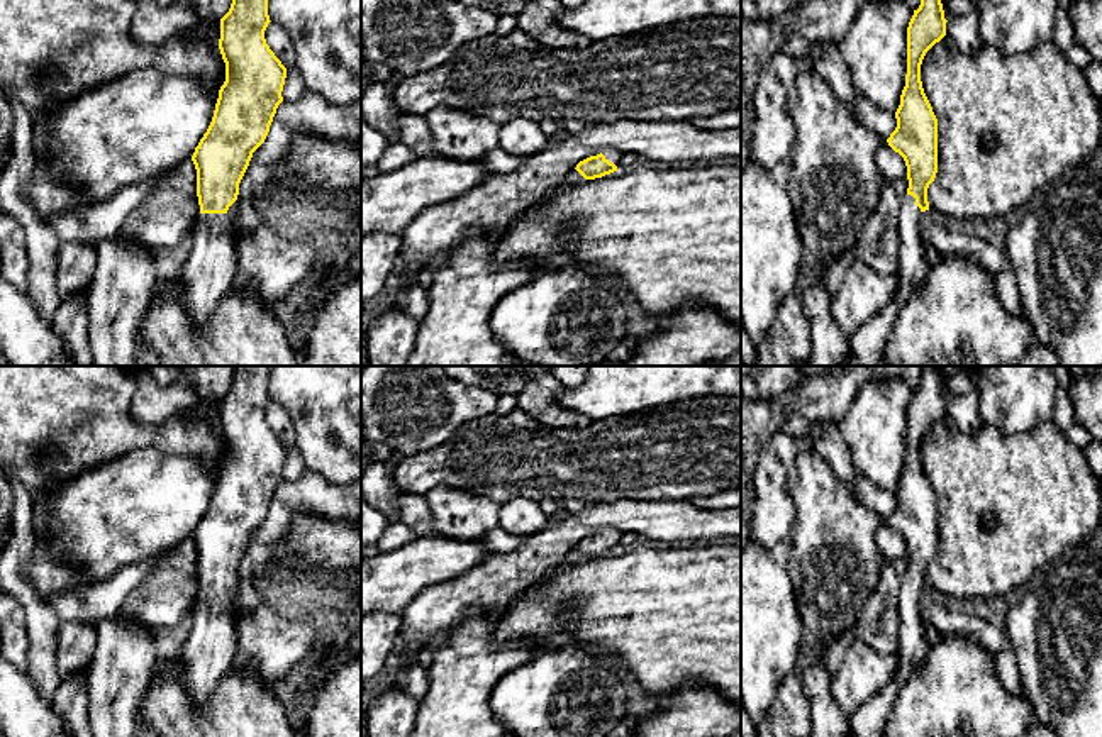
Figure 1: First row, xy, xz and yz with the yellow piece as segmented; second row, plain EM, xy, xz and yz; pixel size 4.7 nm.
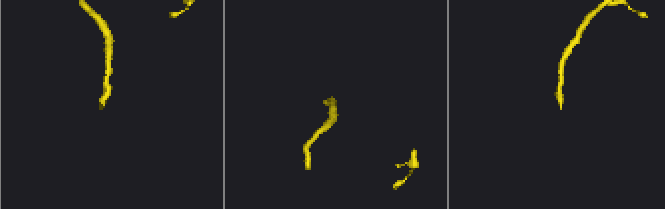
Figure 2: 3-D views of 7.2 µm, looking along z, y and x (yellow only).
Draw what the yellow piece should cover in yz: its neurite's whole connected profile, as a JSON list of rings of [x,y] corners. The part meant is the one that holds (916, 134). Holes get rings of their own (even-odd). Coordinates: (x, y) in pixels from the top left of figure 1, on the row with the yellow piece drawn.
[[[921,0],[907,27],[907,75],[895,112],[897,127],[887,139],[907,166],[907,197],[900,207],[899,234],[899,290],[922,290],[929,264],[926,244],[919,230],[919,215],[929,210],[927,188],[938,173],[938,119],[924,93],[921,64],[926,53],[946,36],[946,19],[941,0]]]

